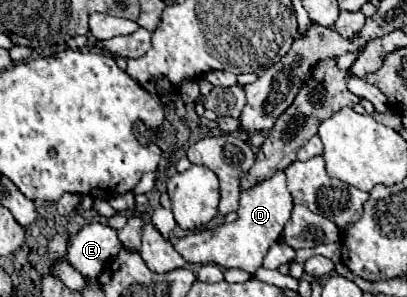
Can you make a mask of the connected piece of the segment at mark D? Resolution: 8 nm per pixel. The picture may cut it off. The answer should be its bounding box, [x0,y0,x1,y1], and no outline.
[174,170,292,274]

